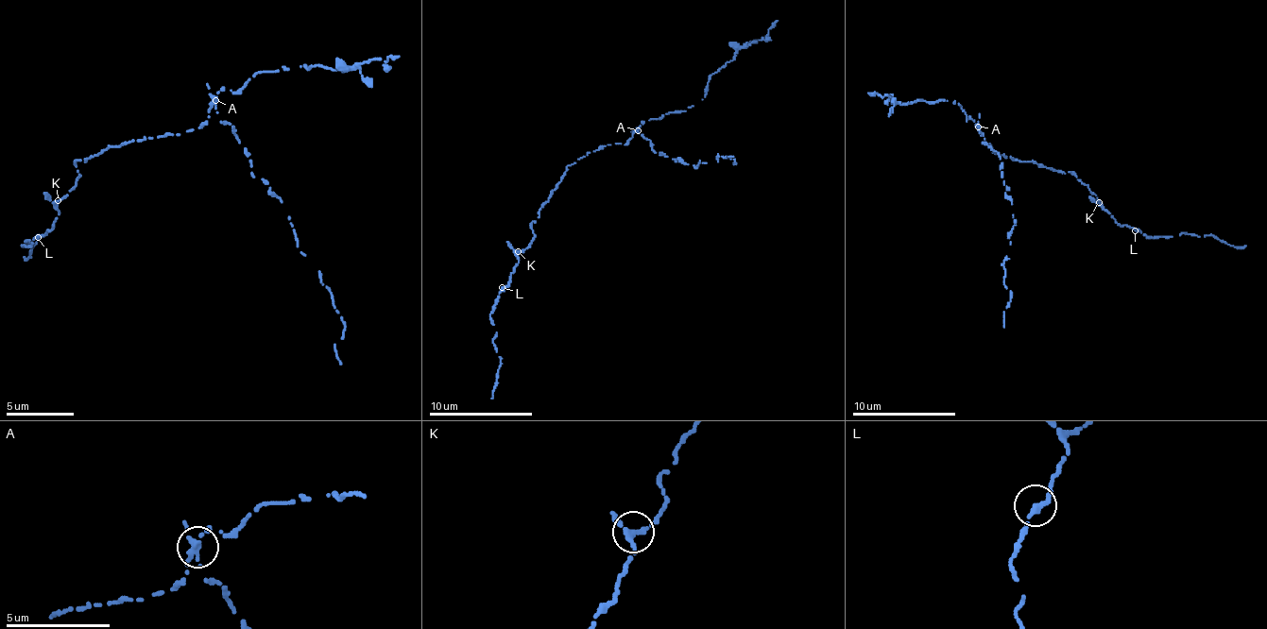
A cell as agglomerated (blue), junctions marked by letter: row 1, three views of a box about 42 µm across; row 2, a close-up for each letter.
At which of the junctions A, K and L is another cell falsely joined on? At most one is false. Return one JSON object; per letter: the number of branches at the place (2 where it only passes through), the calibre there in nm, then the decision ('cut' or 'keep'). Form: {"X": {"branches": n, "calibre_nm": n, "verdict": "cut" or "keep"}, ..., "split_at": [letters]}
{"A": {"branches": 3, "calibre_nm": 240, "verdict": "cut"}, "K": {"branches": 3, "calibre_nm": 240, "verdict": "keep"}, "L": {"branches": 2, "calibre_nm": 260, "verdict": "keep"}, "split_at": ["A"]}

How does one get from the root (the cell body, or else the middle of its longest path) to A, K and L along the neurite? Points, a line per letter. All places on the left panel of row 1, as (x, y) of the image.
A: (150, 139), (157, 135), (180, 135), (197, 128), (208, 118), (208, 108), (214, 101)
K: (150, 139), (109, 145), (85, 162), (78, 159), (75, 186), (58, 200)
L: (150, 139), (109, 145), (85, 162), (78, 159), (75, 186), (58, 203), (55, 224), (38, 237)

